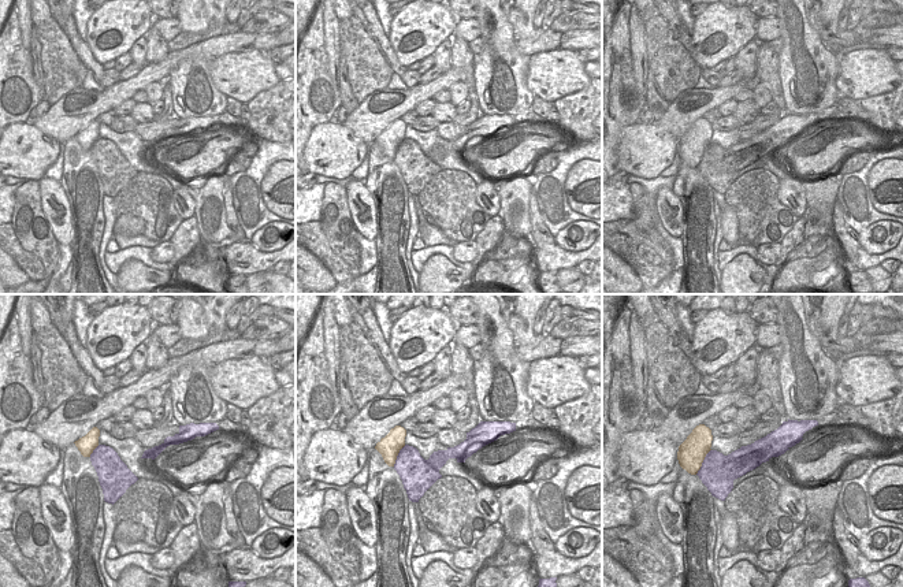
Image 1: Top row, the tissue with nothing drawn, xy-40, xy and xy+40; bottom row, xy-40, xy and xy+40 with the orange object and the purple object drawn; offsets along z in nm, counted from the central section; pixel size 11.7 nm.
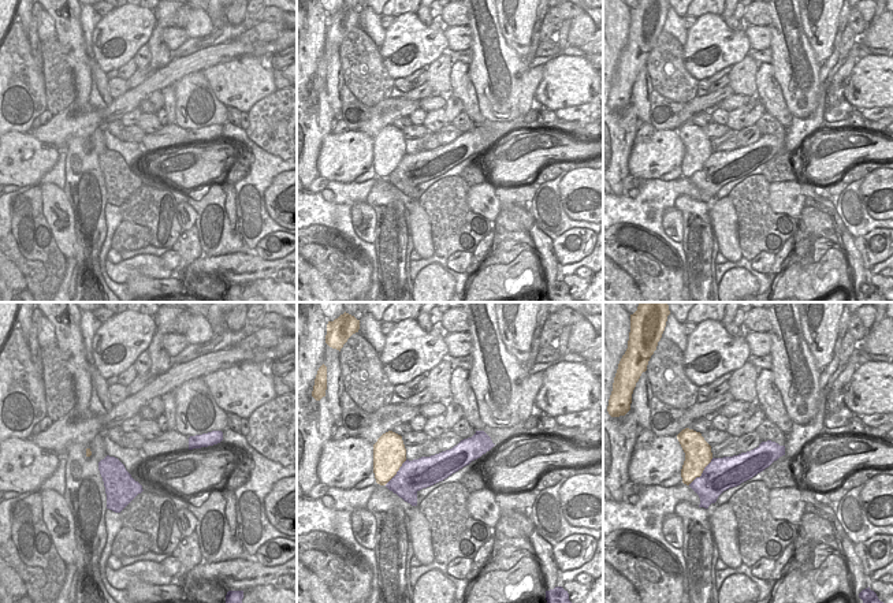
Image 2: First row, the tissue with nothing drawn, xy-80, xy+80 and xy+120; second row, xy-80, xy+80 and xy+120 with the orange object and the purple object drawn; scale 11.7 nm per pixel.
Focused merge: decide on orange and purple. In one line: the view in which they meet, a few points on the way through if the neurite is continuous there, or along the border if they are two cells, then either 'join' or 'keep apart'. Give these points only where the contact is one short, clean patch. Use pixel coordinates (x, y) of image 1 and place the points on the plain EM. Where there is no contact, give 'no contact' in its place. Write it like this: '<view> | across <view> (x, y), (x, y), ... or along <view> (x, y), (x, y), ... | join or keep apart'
xy+40 | along xy+40 (710, 142), (695, 167) | keep apart

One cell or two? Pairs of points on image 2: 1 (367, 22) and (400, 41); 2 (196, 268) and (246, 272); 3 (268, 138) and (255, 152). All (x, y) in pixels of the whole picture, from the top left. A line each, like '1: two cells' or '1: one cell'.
1: two cells
2: one cell
3: two cells

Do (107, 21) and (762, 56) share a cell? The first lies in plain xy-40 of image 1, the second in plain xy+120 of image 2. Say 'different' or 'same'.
different

